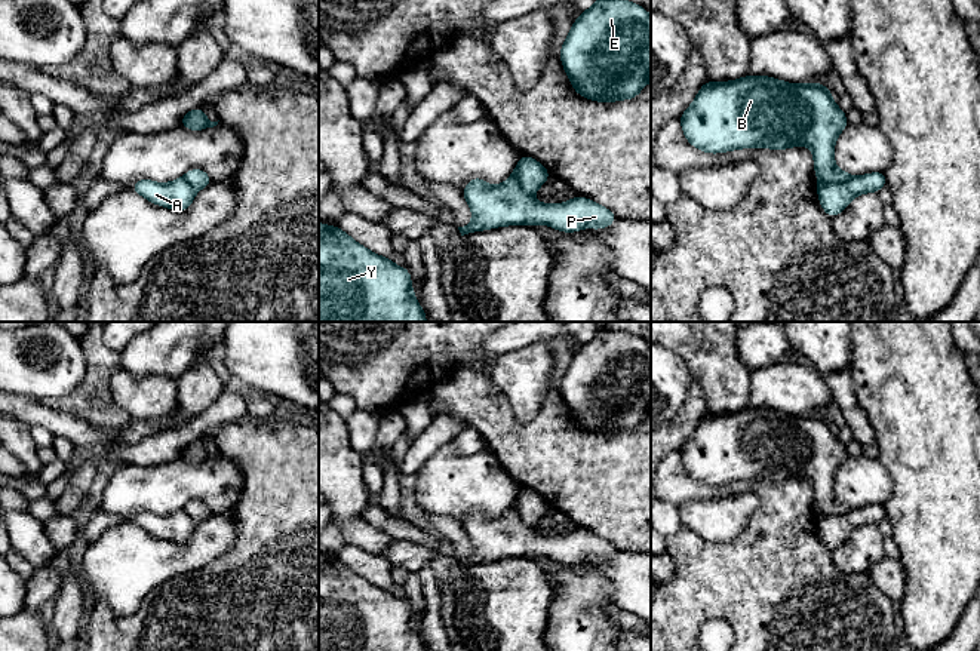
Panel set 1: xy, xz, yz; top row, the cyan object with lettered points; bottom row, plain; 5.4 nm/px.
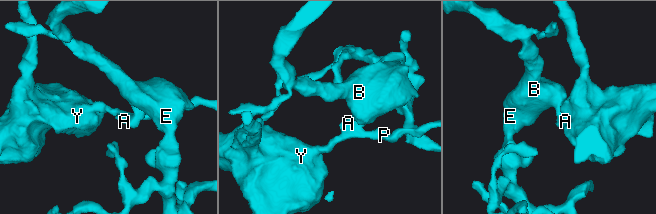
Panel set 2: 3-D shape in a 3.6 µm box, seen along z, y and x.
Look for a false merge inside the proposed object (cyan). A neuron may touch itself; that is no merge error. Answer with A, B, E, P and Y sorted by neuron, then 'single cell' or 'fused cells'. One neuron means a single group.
groups A P Y / B E; fused cells

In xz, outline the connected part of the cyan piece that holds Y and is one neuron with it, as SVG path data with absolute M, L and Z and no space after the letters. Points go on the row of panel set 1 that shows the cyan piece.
M319 222L319 322L426 322L427 314L412 292L411 273L371 252L341 228Z

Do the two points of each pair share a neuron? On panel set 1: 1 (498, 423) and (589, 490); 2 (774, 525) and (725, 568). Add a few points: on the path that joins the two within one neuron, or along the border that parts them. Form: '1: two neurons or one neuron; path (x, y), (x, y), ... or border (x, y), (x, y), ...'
1: one neuron; path (521, 445), (531, 454), (552, 455), (567, 467)
2: one neuron; path (767, 539), (739, 567)

